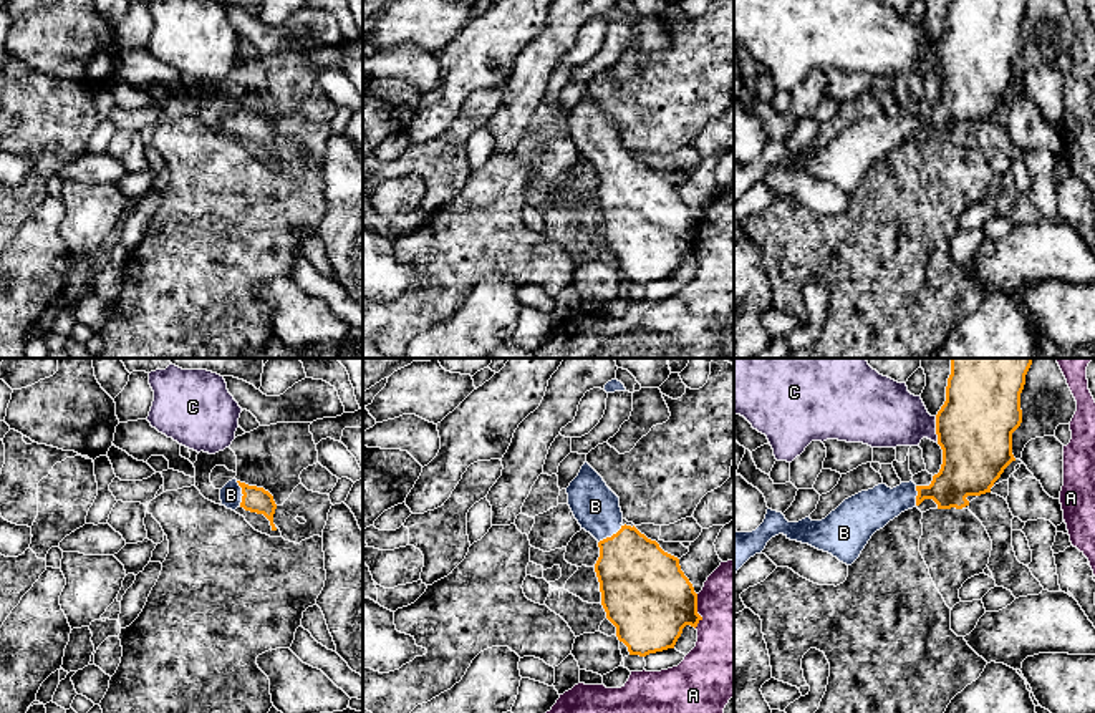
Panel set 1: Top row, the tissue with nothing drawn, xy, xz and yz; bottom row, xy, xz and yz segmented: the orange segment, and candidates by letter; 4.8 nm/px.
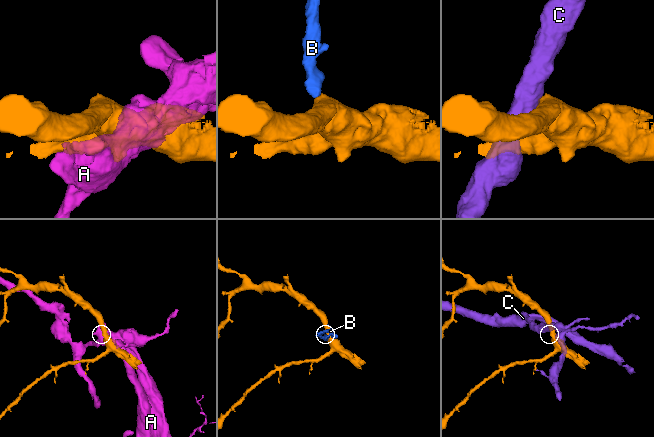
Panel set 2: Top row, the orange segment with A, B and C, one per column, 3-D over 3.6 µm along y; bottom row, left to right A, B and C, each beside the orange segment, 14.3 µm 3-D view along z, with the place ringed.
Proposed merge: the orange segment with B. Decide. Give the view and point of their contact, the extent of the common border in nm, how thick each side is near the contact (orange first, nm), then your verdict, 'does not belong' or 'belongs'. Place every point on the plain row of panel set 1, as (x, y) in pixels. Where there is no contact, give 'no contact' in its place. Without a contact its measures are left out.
meets orange in xz at (612, 164); contact 150 nm long; 380 nm thick on the orange side, 220 nm on the other; belongs

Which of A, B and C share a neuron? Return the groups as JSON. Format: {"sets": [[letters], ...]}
{"sets": [["A"], ["B"], ["C"]]}

